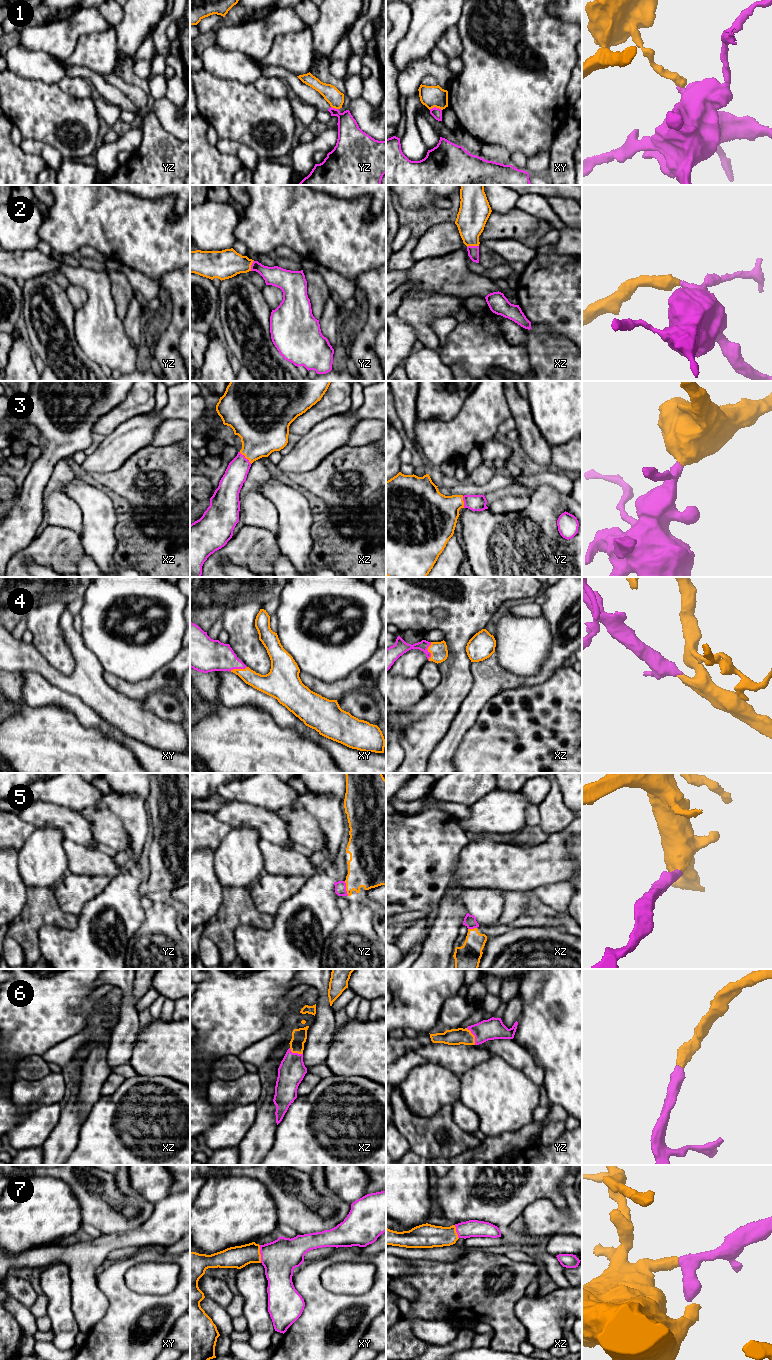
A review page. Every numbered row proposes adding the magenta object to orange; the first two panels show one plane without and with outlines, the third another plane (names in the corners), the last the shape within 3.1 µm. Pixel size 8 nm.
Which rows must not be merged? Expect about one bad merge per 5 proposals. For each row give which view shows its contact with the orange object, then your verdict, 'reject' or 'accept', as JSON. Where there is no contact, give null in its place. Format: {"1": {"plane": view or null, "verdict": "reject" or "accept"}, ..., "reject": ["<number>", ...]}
{"1": {"plane": "xy", "verdict": "reject"}, "2": {"plane": "xz", "verdict": "accept"}, "3": {"plane": "xz", "verdict": "accept"}, "4": {"plane": "xz", "verdict": "accept"}, "5": {"plane": "yz", "verdict": "accept"}, "6": {"plane": "yz", "verdict": "accept"}, "7": {"plane": "xy", "verdict": "accept"}, "reject": ["1"]}

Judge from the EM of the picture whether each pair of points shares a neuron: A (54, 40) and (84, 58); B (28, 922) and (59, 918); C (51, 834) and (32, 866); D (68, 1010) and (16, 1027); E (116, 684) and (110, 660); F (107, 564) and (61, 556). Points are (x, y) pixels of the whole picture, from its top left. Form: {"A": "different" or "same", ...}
{"A": "different", "B": "same", "C": "same", "D": "same", "E": "different", "F": "different"}

